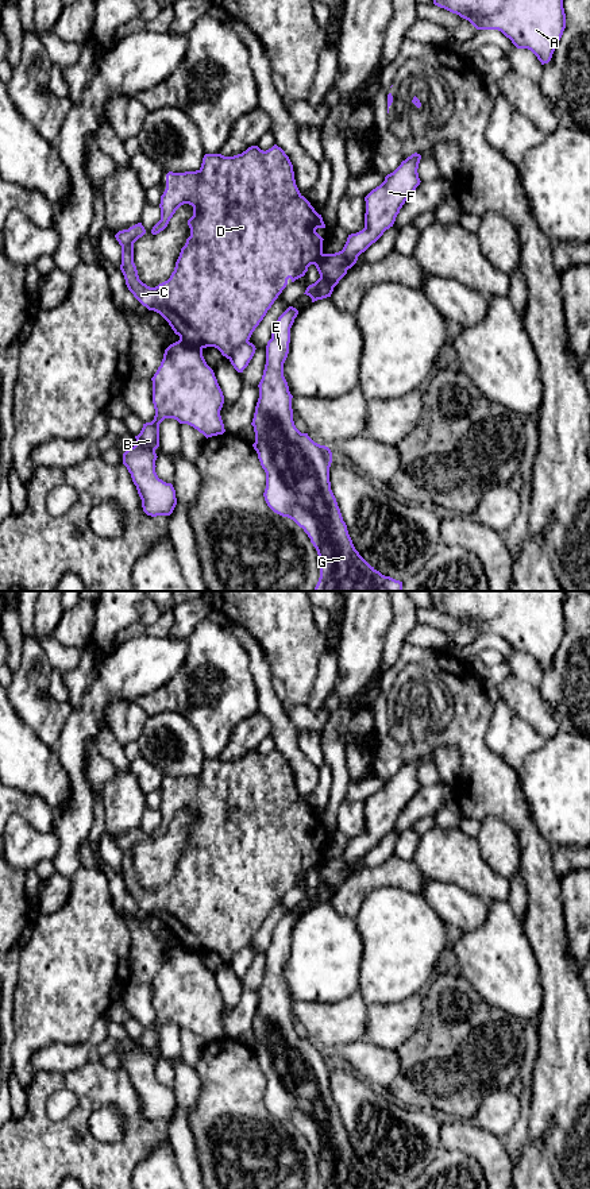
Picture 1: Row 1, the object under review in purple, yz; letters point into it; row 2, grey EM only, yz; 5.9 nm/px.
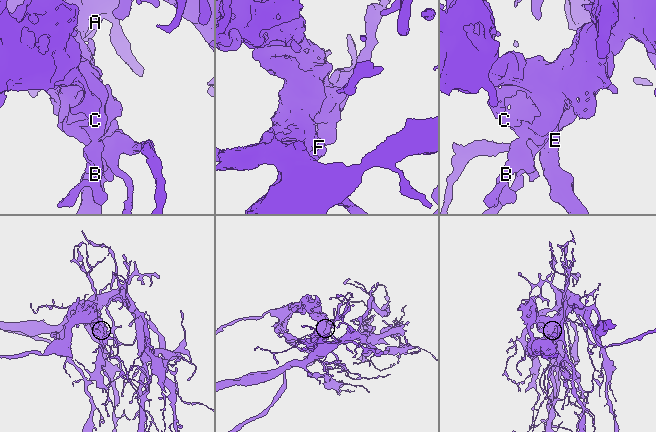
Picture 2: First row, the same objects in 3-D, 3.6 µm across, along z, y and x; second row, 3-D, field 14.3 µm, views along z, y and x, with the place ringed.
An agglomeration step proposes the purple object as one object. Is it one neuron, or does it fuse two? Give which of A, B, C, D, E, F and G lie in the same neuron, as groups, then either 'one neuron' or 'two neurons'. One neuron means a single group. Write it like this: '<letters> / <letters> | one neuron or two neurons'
A B E F G / C D | two neurons

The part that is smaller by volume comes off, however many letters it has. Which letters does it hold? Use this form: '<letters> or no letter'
C, D

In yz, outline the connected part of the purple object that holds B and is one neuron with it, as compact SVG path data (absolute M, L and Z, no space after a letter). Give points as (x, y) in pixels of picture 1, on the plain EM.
M178 945L170 949L163 958L163 964L153 985L153 1008L155 1020L151 1027L143 1028L136 1043L136 1049L123 1058L123 1069L131 1078L142 1104L143 1116L147 1120L170 1120L177 1109L176 1095L171 1088L158 1082L155 1077L155 1054L159 1051L159 1028L165 1023L174 1023L180 1028L188 1028L203 1038L207 1043L225 1036L220 1020L224 1008L223 996L217 988L213 974L203 961L203 953Z

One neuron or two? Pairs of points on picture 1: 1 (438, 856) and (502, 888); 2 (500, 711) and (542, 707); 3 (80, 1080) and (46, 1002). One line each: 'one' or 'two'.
1: one
2: two
3: two

